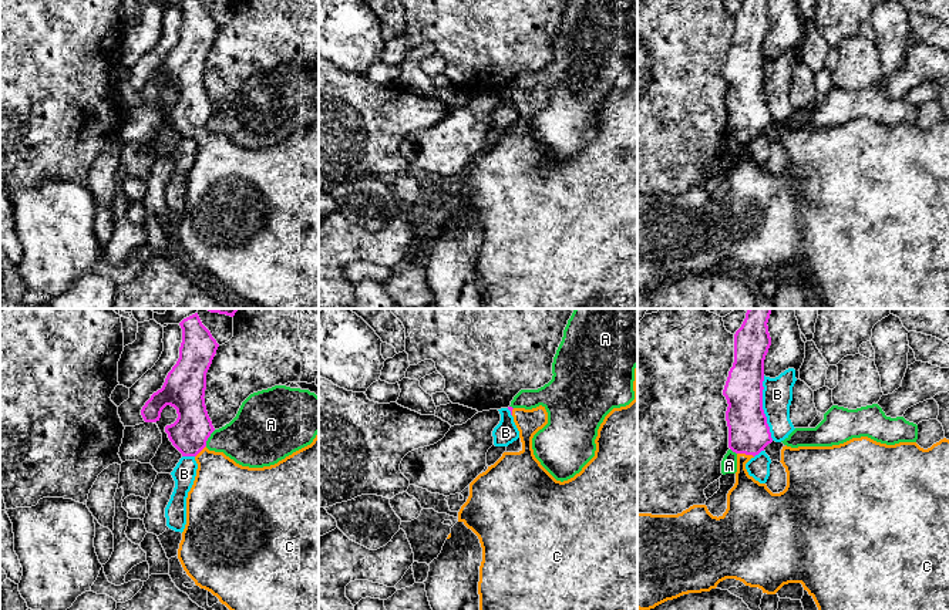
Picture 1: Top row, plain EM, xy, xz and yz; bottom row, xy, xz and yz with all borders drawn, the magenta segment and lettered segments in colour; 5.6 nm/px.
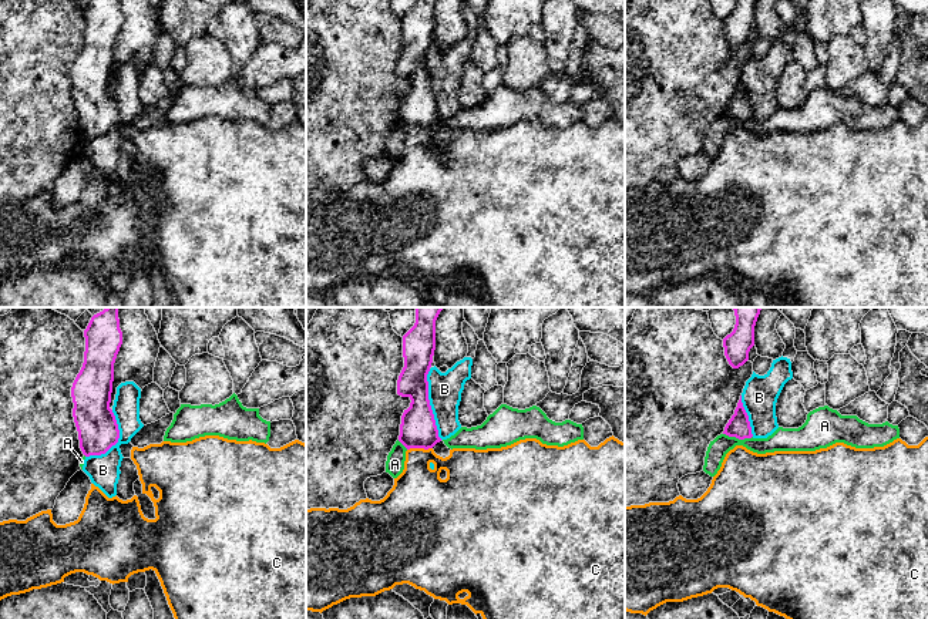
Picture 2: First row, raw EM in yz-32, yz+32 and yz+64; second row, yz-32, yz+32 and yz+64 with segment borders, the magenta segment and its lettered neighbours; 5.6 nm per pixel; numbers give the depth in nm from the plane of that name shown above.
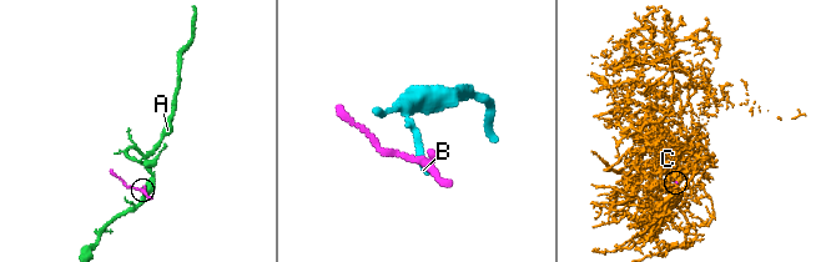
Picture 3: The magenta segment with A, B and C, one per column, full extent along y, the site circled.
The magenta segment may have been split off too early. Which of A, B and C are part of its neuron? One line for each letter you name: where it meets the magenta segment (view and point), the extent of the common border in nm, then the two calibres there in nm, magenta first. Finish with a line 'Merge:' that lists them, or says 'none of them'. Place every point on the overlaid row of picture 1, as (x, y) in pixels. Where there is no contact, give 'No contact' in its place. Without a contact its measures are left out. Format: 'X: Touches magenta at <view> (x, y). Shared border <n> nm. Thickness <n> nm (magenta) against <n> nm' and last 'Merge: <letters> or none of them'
C: Touches magenta at yz (746, 454). Shared border 100 nm. Thickness 240 nm (magenta) against 220 nm
Merge: C

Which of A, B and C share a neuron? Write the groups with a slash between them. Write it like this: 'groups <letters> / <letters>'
groups A / B / C

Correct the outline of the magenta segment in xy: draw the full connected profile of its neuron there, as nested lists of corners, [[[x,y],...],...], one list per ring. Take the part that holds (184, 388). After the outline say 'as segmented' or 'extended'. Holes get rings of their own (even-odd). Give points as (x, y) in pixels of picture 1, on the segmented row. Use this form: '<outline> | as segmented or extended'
[[[198,313],[184,319],[179,326],[182,328],[179,358],[168,373],[162,388],[154,392],[141,410],[141,415],[145,422],[157,422],[159,421],[161,412],[166,405],[174,407],[176,410],[178,418],[174,424],[165,427],[165,432],[182,456],[193,456],[198,464],[196,476],[186,498],[186,525],[182,532],[178,559],[195,584],[211,592],[229,610],[319,610],[319,432],[310,445],[293,452],[275,465],[263,468],[242,466],[223,452],[209,451],[206,448],[206,441],[215,428],[208,415],[203,397],[206,390],[206,373],[212,364],[219,344],[212,337],[211,331],[202,324]]] | extended

